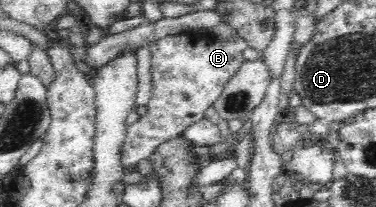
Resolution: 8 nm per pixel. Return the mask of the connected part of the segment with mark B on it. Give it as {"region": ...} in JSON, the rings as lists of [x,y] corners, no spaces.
{"region":[[[207,31],[184,32],[160,38],[149,44],[151,50],[152,92],[147,113],[127,127],[120,145],[119,161],[123,171],[135,170],[136,164],[148,158],[157,146],[176,138],[191,124],[204,117],[207,108],[246,60],[242,52],[247,44],[237,36],[218,38]]]}

